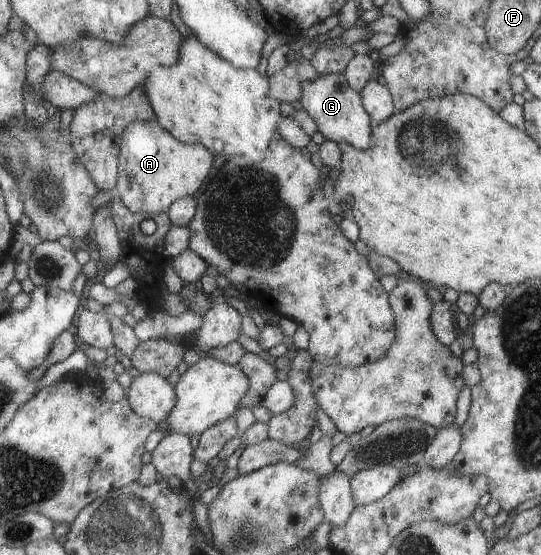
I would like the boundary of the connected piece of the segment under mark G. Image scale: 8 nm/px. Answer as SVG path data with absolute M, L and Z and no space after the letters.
M344 73L318 74L313 81L306 81L302 84L298 101L325 140L336 144L345 142L355 149L365 149L370 146L370 133L373 127L370 124L370 114L362 105L361 93L348 84Z

